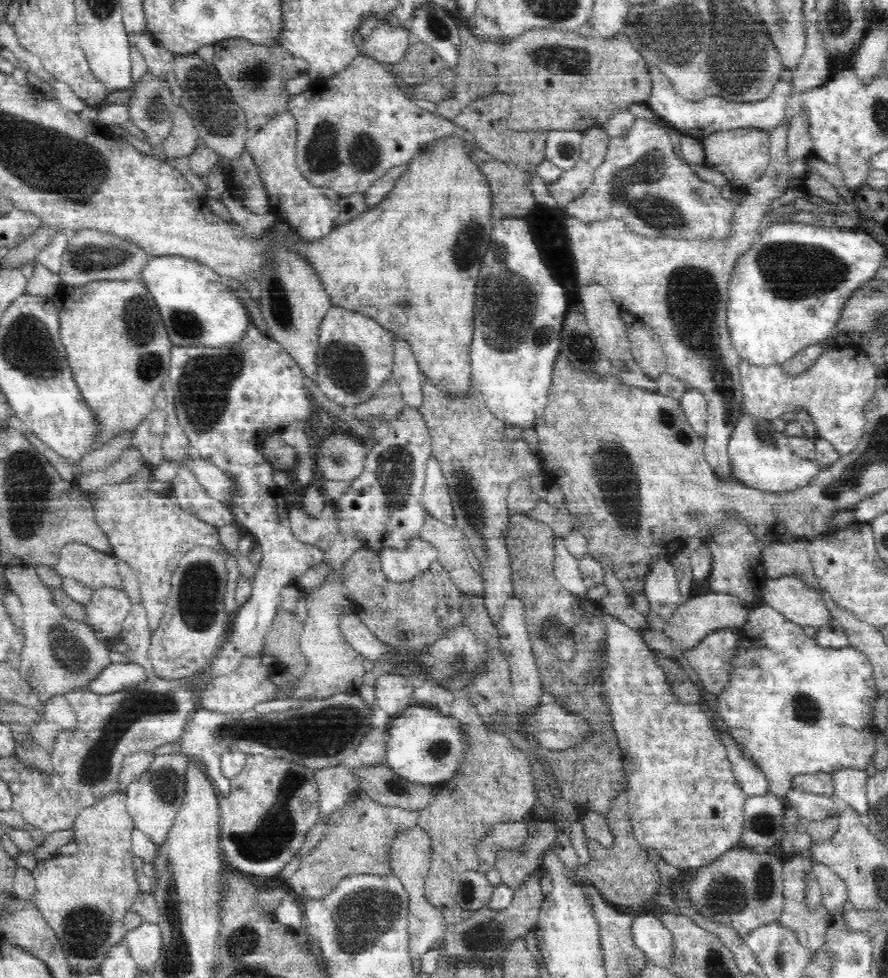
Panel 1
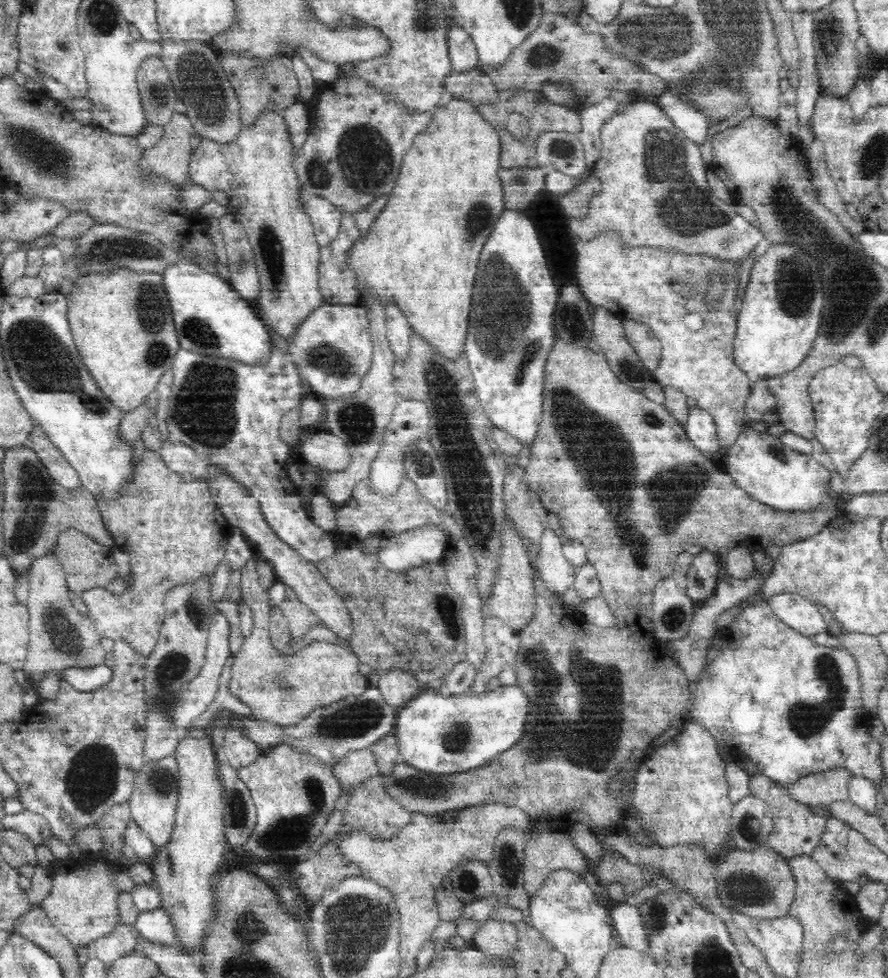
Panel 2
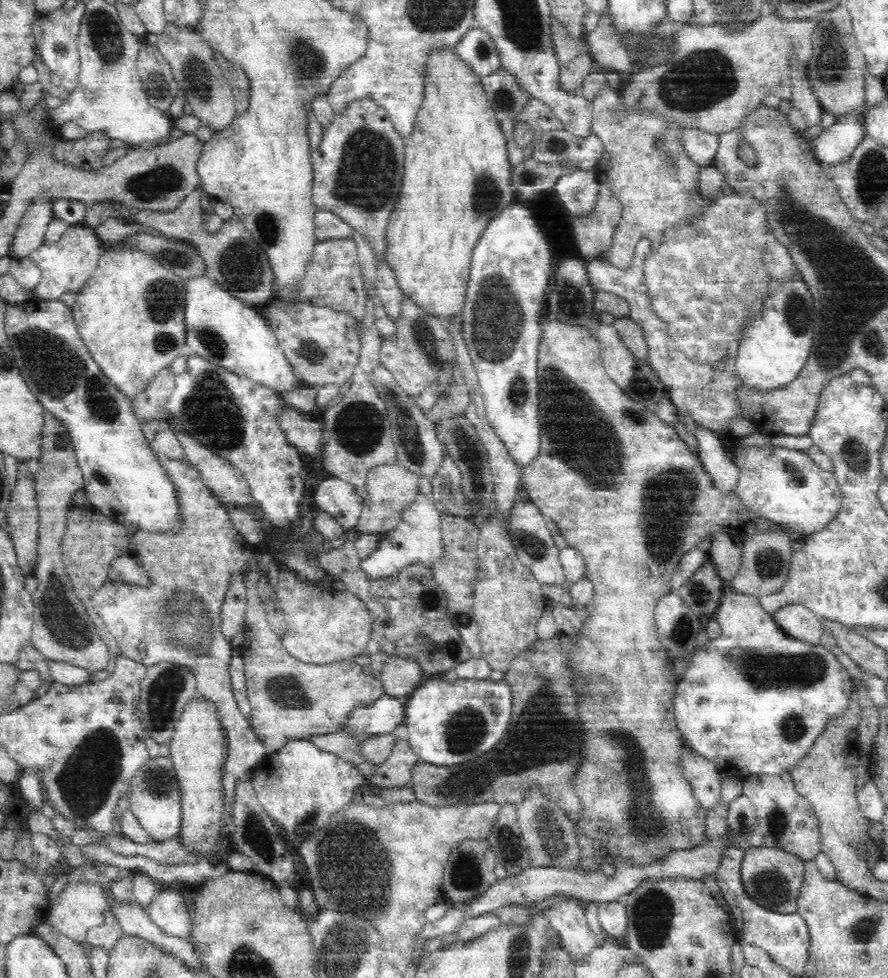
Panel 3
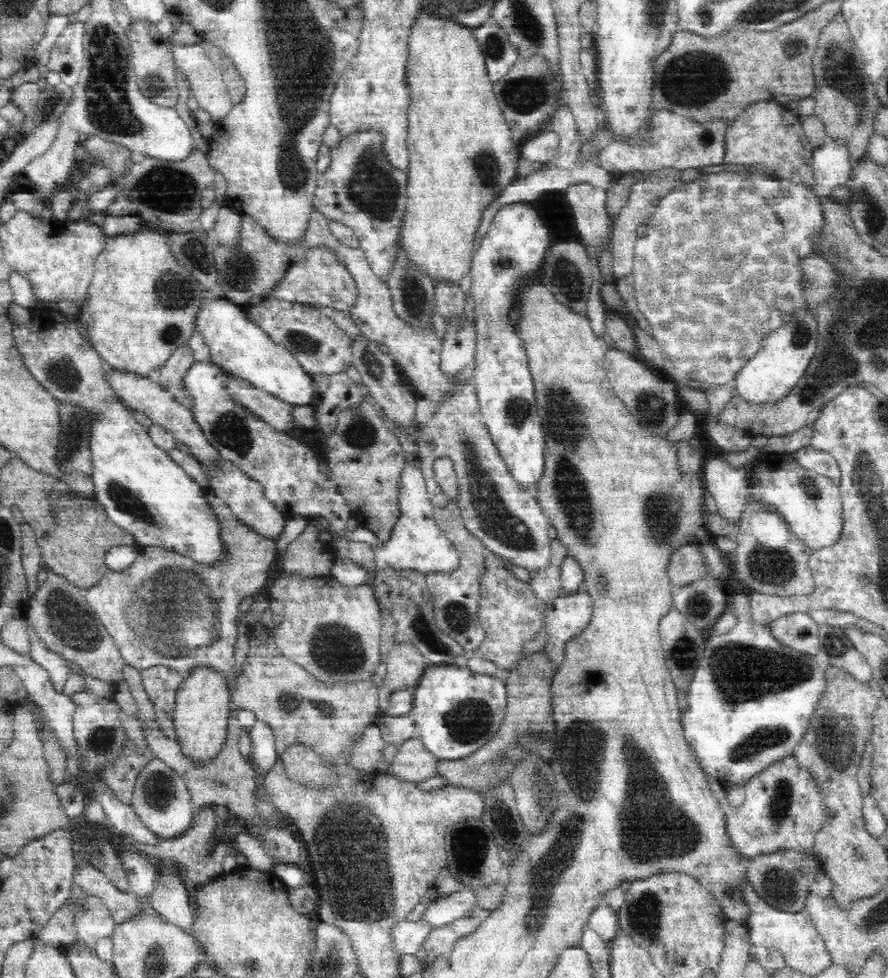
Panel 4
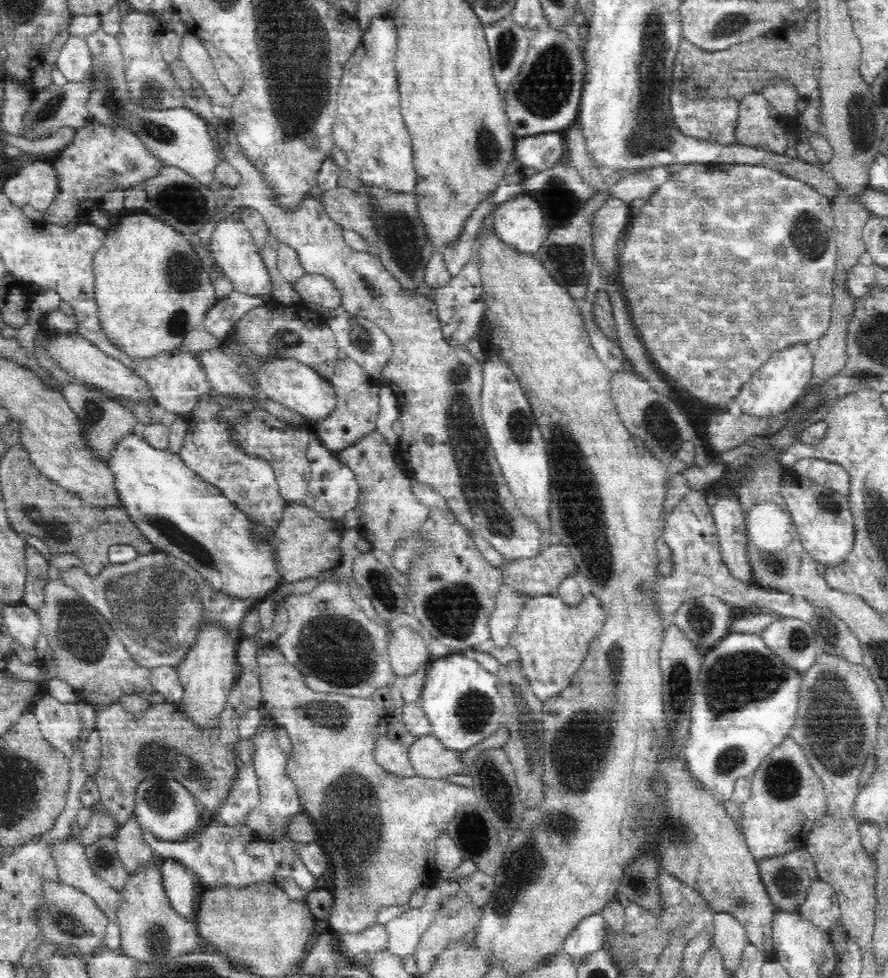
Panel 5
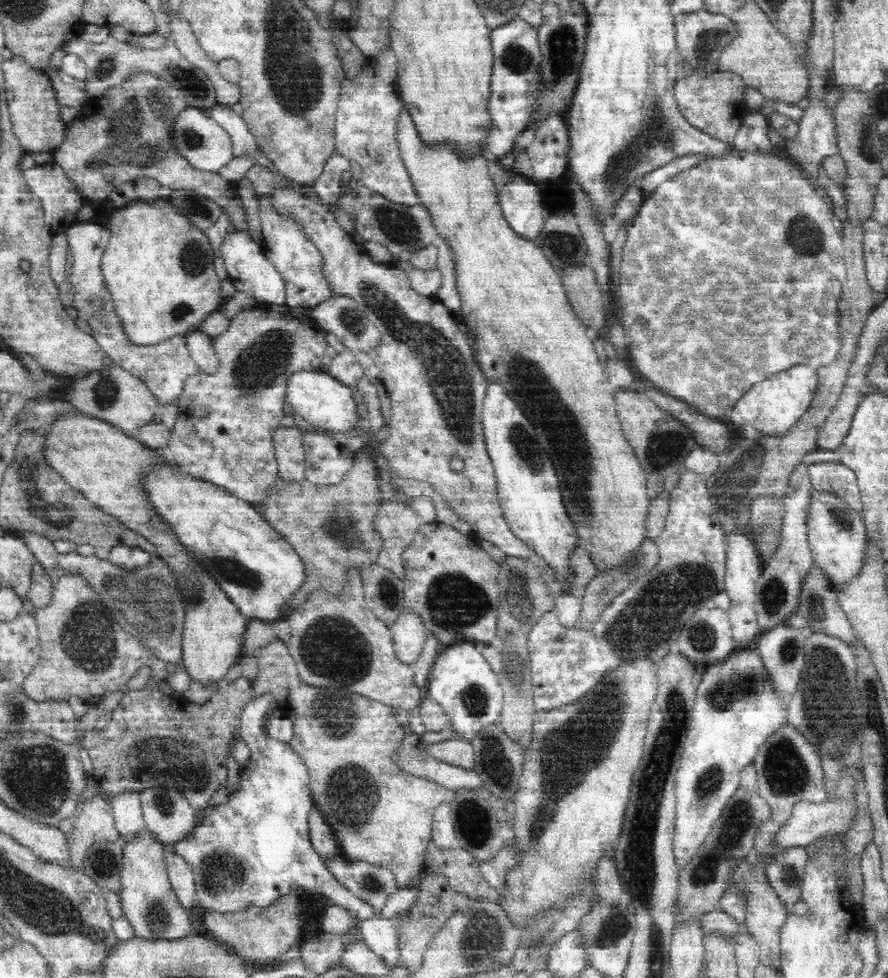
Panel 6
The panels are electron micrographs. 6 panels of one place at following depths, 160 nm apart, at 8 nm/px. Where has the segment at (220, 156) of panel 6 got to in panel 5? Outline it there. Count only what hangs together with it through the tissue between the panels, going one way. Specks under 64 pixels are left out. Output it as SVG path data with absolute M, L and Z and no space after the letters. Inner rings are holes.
M100 19L96 30L86 34L85 43L90 51L90 96L86 102L89 124L108 129L108 132L132 134L147 154L161 164L177 166L189 172L208 189L211 181L210 168L219 162L219 157L208 134L206 122L185 107L160 109L148 107L137 99L132 99L119 33L106 32Z

